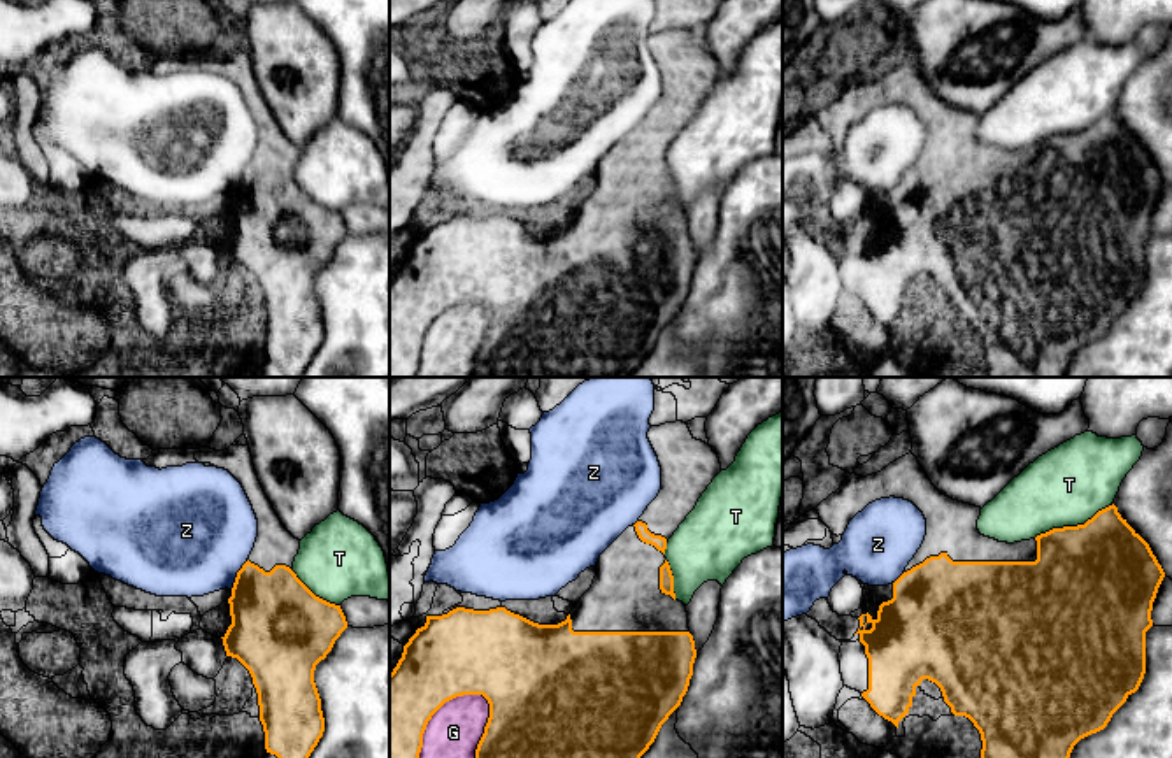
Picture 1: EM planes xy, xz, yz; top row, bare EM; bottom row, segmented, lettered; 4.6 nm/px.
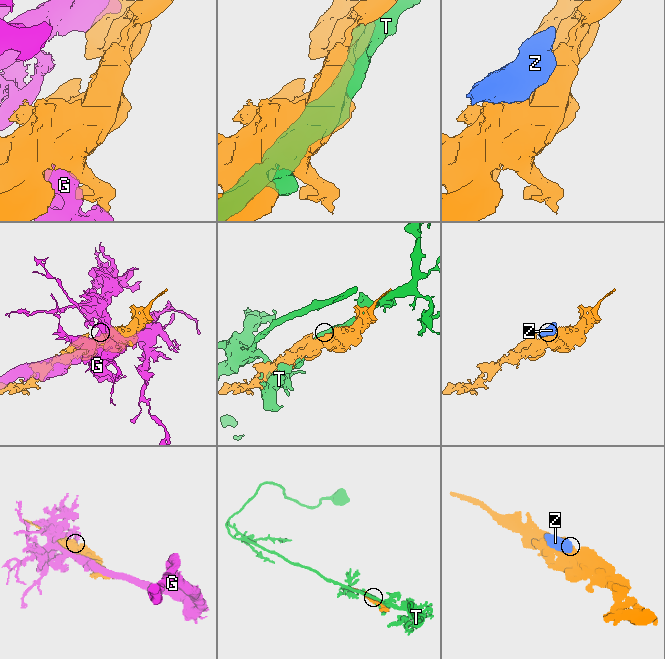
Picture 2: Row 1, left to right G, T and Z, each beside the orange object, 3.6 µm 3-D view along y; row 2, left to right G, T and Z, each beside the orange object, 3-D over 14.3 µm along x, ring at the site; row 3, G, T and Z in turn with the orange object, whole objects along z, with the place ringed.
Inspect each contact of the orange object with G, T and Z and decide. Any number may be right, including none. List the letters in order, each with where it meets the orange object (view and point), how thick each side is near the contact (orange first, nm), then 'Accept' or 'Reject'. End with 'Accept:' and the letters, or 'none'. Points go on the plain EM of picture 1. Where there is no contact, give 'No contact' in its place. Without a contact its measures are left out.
G: Touches orange at xz (430, 325). Thickness 360 nm (orange) against 260 nm. Reject
T: Touches orange at yz (1072, 134). Thickness 500 nm (orange) against 360 nm. Reject
Z: Touches orange at xy (237, 181). Thickness 400 nm (orange) against 480 nm. Reject
Accept: none

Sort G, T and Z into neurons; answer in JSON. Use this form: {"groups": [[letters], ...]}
{"groups": [["G"], ["T"], ["Z"]]}

